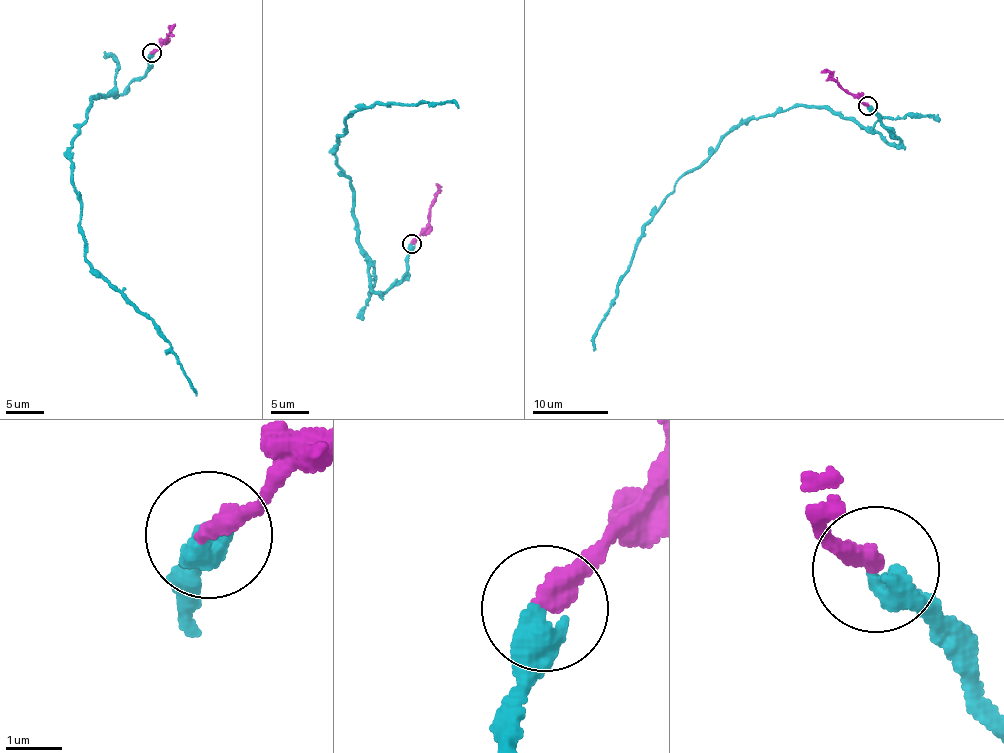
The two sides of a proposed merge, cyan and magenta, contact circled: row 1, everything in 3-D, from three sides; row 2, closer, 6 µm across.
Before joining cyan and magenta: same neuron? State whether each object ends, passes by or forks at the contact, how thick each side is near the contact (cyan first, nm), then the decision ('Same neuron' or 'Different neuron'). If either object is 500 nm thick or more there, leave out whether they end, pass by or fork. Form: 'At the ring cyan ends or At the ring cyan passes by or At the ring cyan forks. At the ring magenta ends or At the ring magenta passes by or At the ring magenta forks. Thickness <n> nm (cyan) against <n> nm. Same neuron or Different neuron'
At the ring cyan ends. At the ring magenta ends. Thickness 440 nm (cyan) against 380 nm. Same neuron

